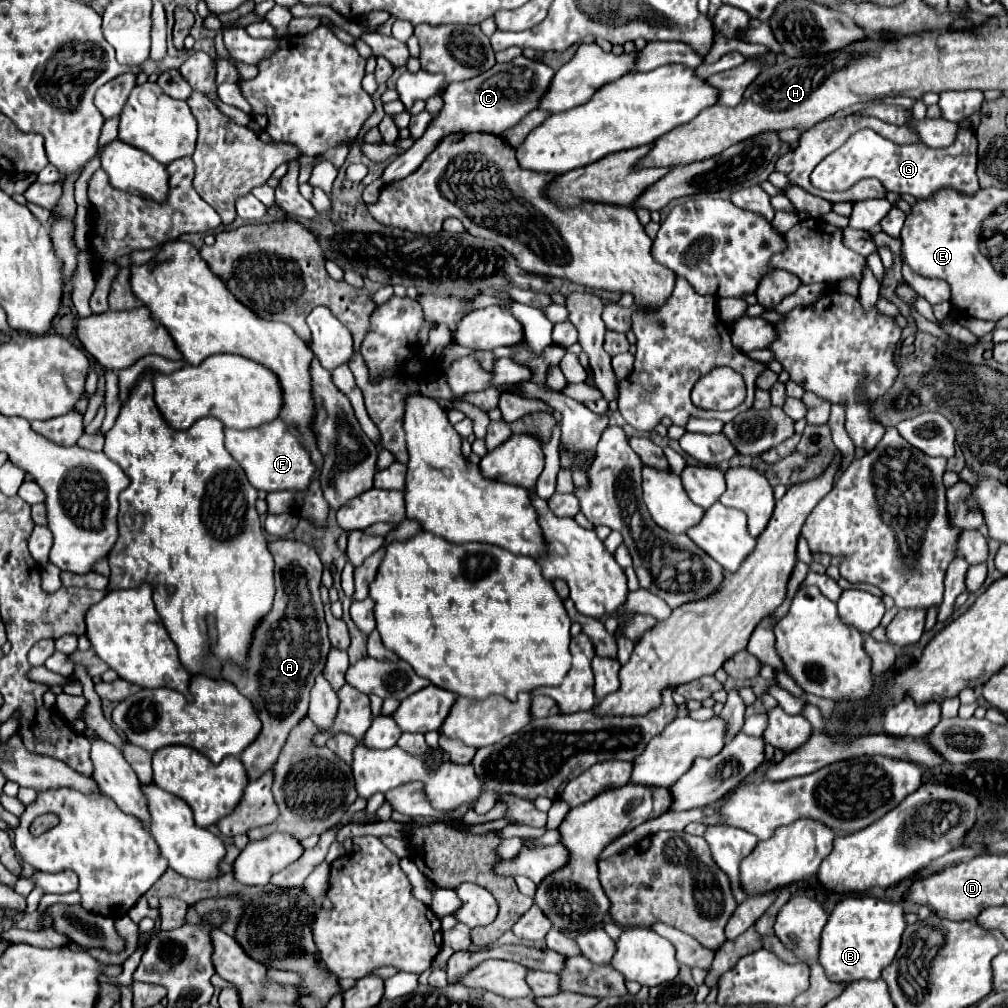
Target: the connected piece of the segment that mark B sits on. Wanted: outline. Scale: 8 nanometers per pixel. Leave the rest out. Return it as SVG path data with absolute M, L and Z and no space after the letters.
M847 896L833 908L819 944L819 964L833 982L853 982L853 980L877 980L883 968L895 958L901 934L905 930L903 908L895 902L885 902L879 898L855 898Z

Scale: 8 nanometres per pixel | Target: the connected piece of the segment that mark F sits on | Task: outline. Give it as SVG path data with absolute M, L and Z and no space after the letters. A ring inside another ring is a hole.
M283 420L257 426L257 430L225 428L225 448L239 462L239 466L245 470L247 480L257 490L265 490L265 492L307 490L309 478L315 472L315 466L309 460L309 452L305 452L305 446L299 442L295 432L287 428Z

